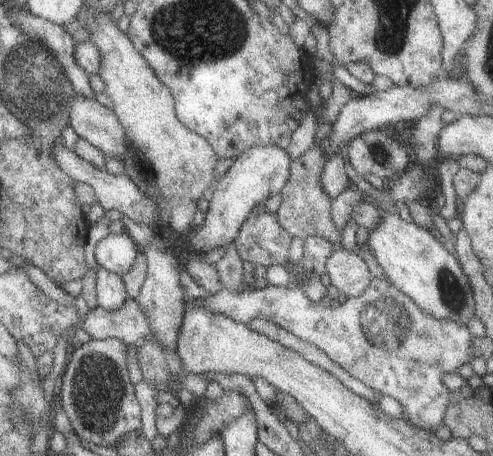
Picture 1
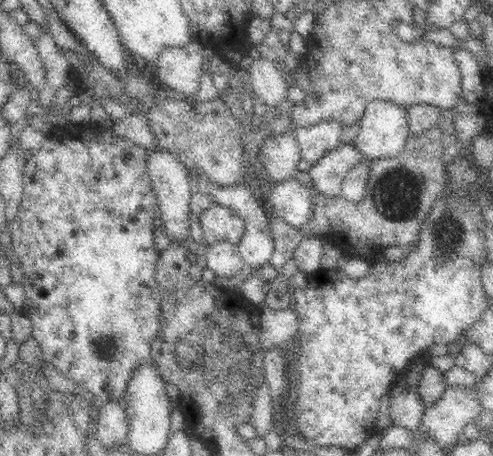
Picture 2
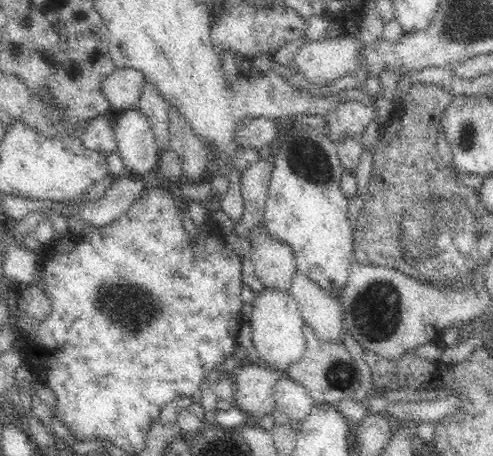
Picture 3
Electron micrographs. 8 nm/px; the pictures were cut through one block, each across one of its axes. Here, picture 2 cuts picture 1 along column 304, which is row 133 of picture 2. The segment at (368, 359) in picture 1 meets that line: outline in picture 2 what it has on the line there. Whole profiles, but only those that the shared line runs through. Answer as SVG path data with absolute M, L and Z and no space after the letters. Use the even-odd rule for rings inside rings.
M324 120L314 126L298 128L294 138L300 144L300 156L308 164L316 164L324 154L342 146L342 124L338 120Z

